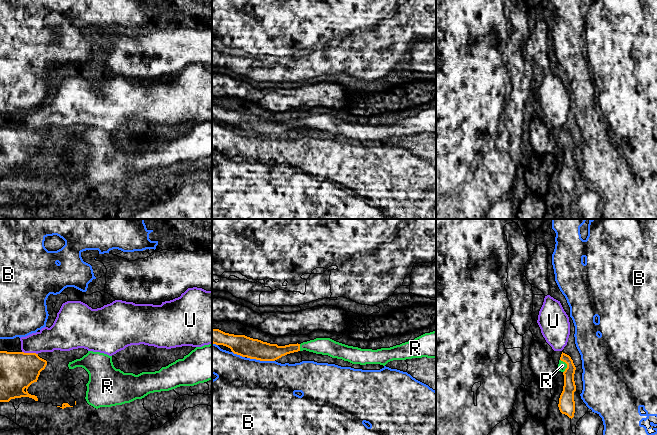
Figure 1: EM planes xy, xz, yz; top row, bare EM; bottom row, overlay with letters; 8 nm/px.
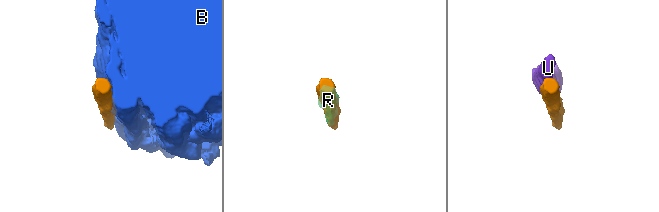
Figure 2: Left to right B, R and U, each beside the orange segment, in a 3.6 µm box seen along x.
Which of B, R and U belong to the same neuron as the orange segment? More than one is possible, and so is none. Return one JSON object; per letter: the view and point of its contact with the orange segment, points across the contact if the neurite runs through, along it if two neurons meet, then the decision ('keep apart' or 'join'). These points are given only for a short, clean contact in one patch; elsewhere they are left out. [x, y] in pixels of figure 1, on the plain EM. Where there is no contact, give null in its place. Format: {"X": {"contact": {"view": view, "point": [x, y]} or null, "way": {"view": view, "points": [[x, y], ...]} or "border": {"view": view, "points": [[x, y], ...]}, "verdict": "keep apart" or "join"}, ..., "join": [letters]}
{"B": {"contact": {"view": "xz", "point": [261, 136]}, "verdict": "keep apart"}, "R": {"contact": {"view": "yz", "point": [567, 141]}, "verdict": "join"}, "U": {"contact": {"view": "xy", "point": [30, 129]}, "verdict": "keep apart"}, "join": ["R"]}

